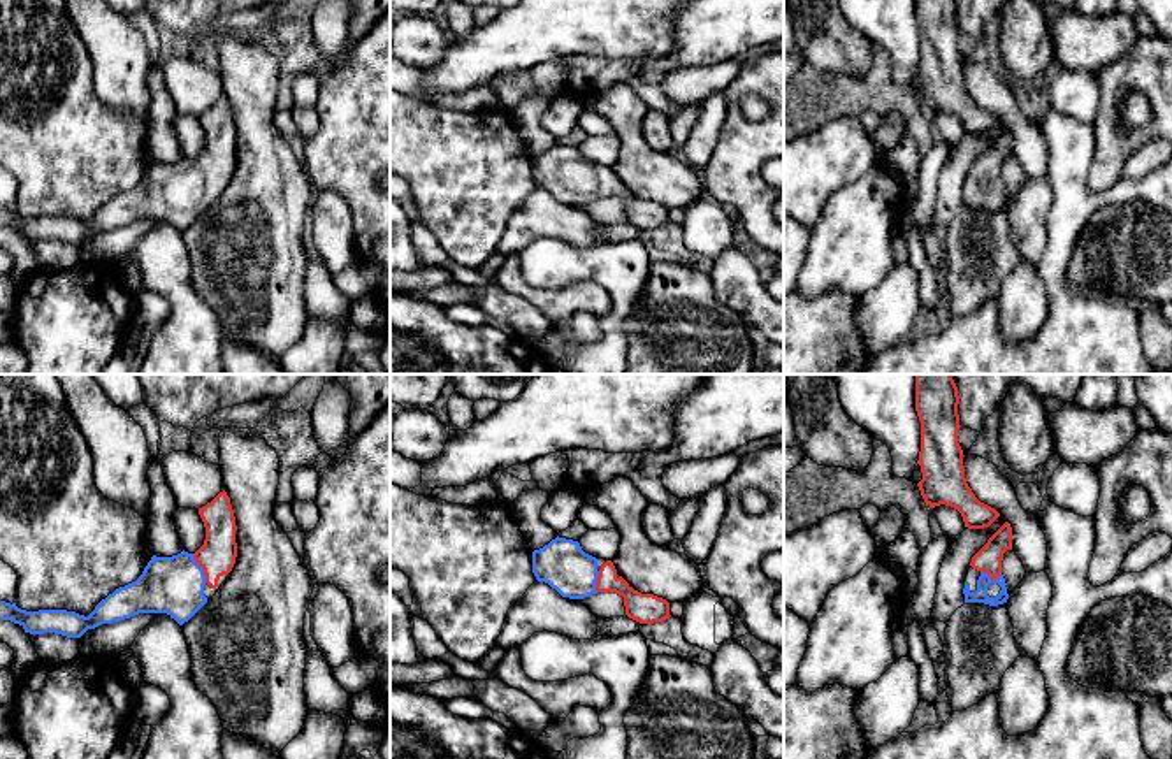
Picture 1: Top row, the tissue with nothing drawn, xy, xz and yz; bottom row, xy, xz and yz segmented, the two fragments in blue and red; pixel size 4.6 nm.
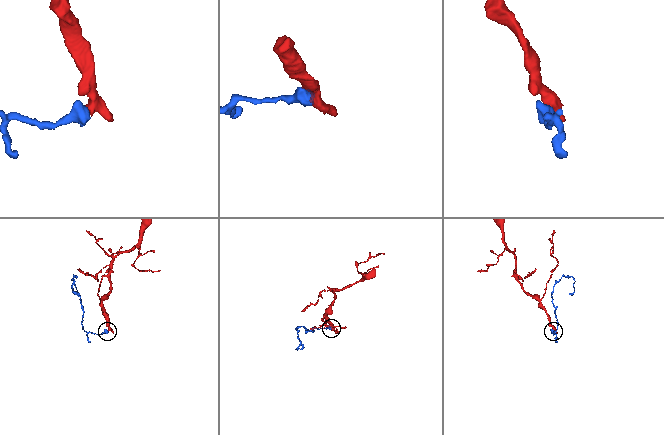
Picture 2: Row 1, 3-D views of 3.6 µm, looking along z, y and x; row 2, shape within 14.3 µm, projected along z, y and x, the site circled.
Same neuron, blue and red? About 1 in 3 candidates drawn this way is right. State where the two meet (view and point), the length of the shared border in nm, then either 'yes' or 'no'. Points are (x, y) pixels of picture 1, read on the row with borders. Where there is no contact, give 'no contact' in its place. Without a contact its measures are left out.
xy (201, 568) | 150 nm | yes

